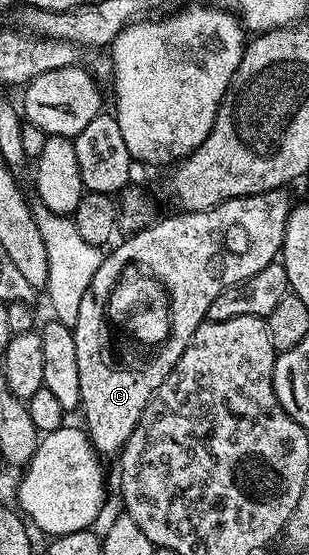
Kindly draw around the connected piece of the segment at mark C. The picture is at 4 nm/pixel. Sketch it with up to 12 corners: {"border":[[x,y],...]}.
{"border":[[288,188],[150,222],[72,327],[120,456],[211,301],[280,256]]}

